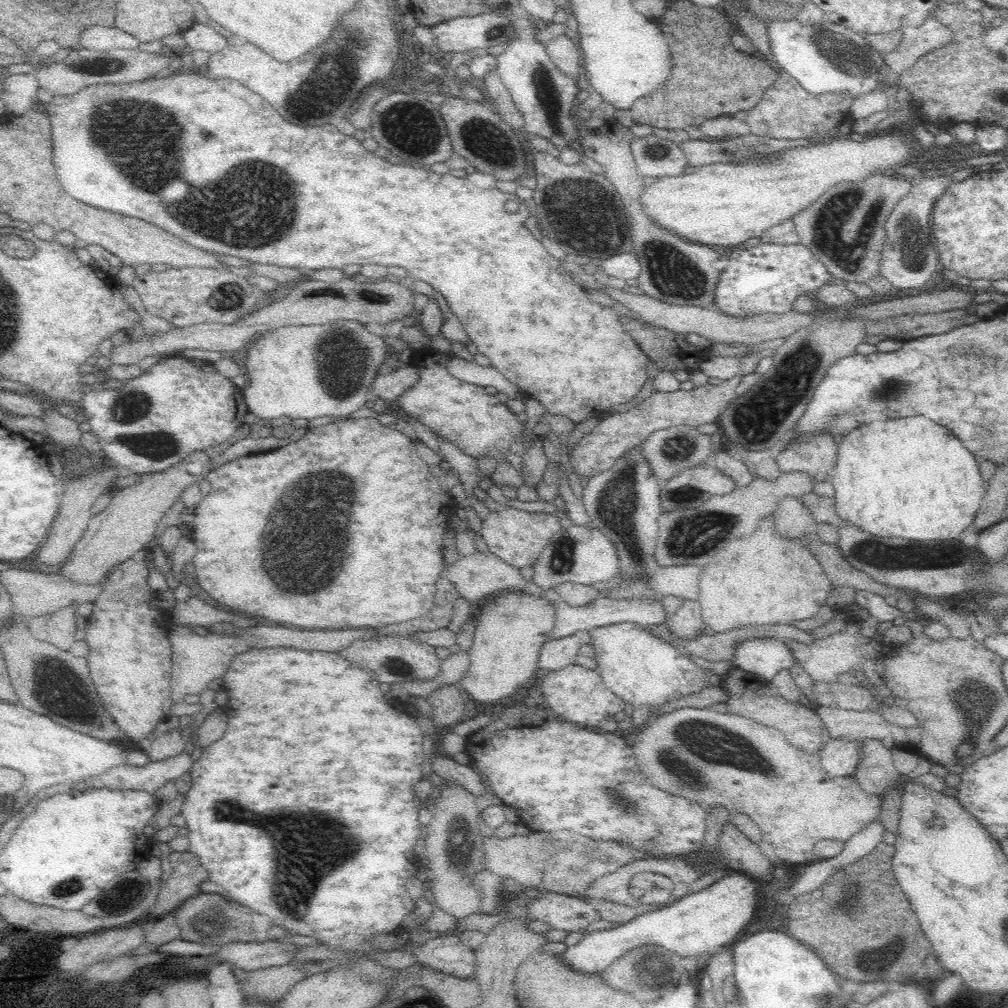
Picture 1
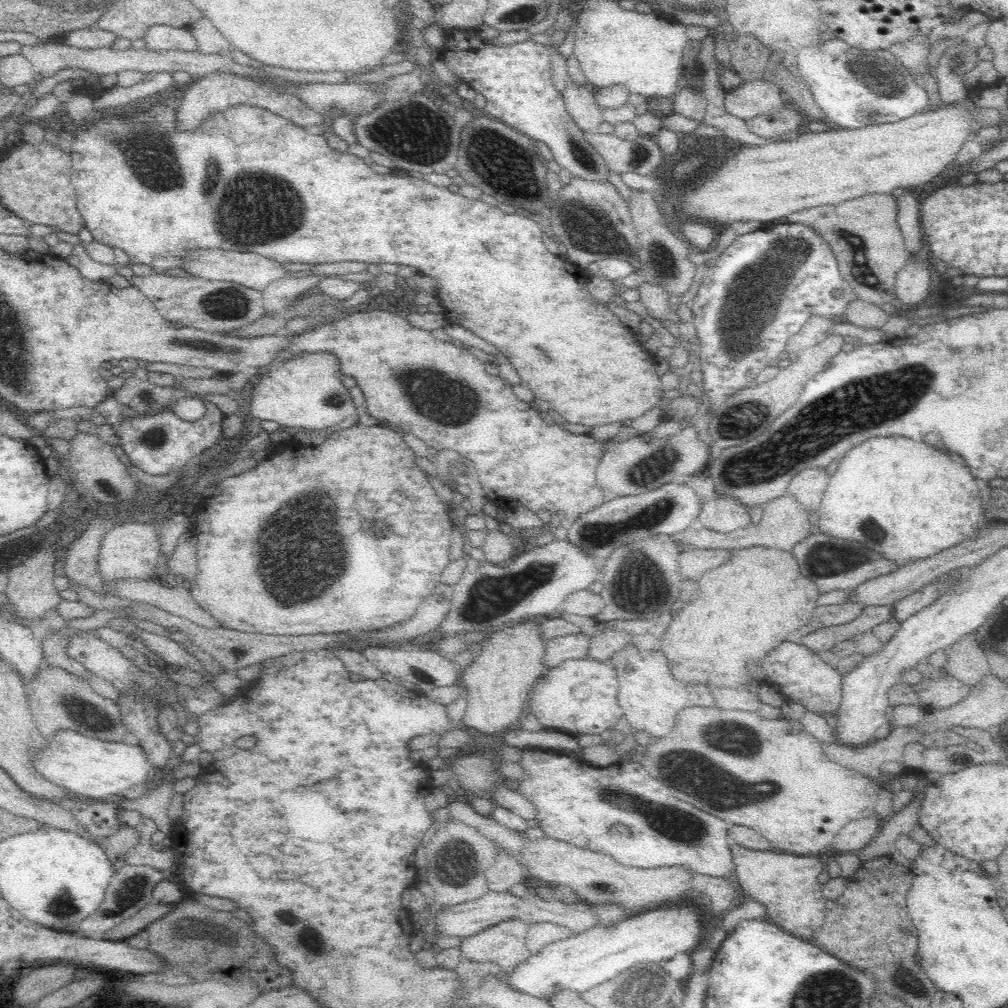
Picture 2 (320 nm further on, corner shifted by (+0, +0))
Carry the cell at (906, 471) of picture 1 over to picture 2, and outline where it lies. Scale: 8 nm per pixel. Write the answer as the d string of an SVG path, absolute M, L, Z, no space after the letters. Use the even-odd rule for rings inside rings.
M902 436L872 438L852 448L840 460L838 470L829 477L815 525L828 536L860 543L880 553L885 560L904 565L935 555L972 537L983 524L978 493L976 479L960 456L948 456L946 452Z

